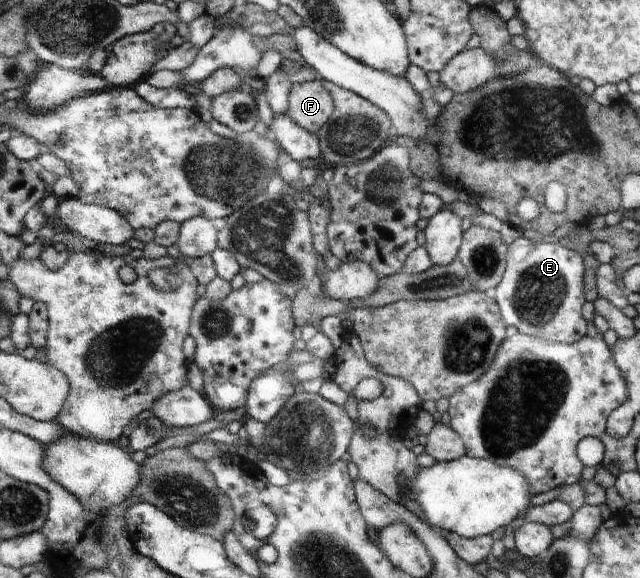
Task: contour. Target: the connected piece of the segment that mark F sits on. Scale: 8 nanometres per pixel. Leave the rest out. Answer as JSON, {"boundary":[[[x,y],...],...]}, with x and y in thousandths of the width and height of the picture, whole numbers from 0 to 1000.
{"boundary":[[[500,137],[456,149],[452,159],[448,204],[477,228],[495,232],[516,209],[522,192],[517,164],[505,152]]]}

